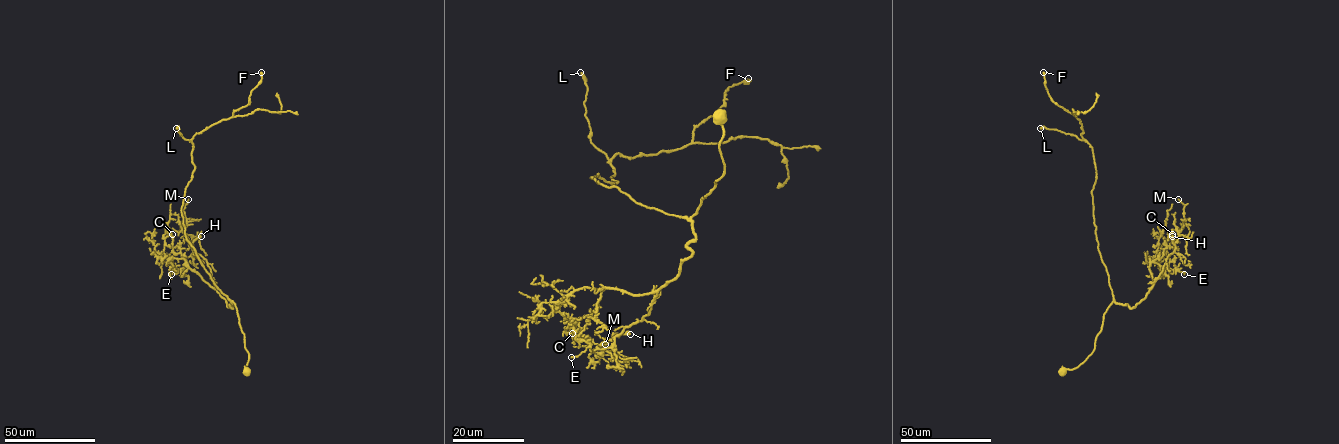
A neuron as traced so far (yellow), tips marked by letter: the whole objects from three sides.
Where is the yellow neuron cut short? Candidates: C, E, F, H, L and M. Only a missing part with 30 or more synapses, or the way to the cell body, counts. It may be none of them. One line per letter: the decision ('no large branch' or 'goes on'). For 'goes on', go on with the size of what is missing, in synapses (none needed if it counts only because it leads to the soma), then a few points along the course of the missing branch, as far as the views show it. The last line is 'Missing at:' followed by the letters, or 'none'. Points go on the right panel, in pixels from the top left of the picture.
C: no large branch
E: no large branch
F: no large branch
H: no large branch
L: no large branch
M: no large branch
Missing at: none

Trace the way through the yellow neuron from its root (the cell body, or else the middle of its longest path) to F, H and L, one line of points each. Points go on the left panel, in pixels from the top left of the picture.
F: (246, 372), (235, 304), (186, 239), (181, 208), (195, 168), (191, 139), (246, 106), (261, 72)
H: (246, 372), (249, 354), (235, 304), (227, 304), (206, 261), (192, 248), (201, 236)
L: (246, 372), (249, 354), (235, 304), (214, 283), (185, 235), (181, 208), (195, 168), (193, 143), (176, 128)

